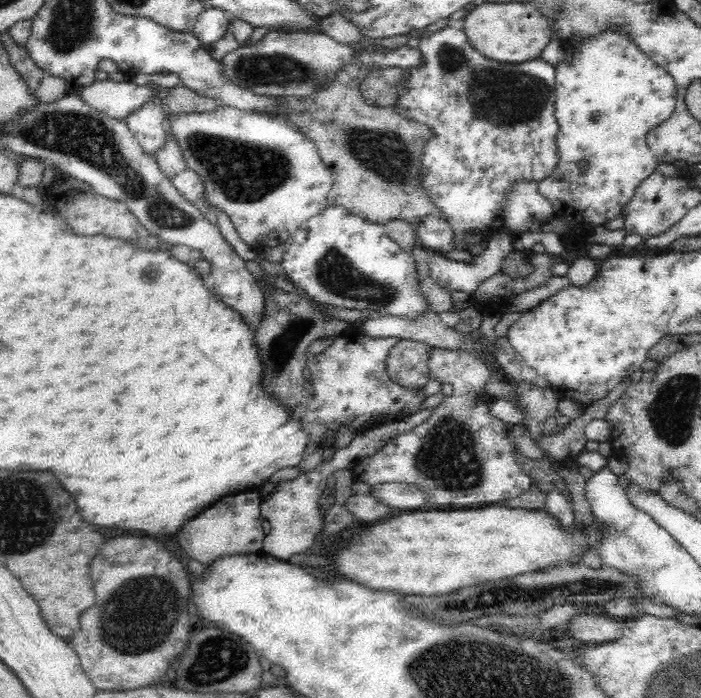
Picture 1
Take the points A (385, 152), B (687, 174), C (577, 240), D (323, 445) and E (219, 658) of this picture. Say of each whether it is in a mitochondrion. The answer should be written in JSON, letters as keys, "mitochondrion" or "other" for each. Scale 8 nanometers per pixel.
{"A":"mitochondrion","B":"other","C":"other","D":"other","E":"mitochondrion"}

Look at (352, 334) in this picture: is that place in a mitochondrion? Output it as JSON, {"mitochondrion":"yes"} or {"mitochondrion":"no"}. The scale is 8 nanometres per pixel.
{"mitochondrion":"no"}

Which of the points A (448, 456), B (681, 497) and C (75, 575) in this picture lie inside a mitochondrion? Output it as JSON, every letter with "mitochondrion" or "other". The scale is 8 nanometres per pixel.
{"A":"mitochondrion","B":"other","C":"other"}

